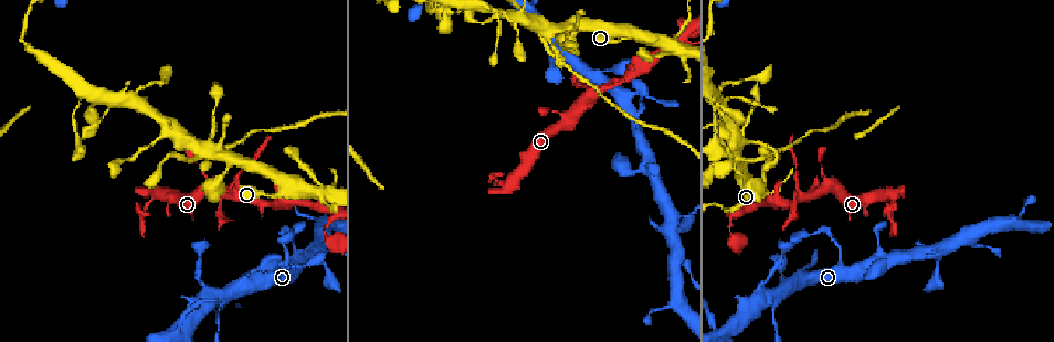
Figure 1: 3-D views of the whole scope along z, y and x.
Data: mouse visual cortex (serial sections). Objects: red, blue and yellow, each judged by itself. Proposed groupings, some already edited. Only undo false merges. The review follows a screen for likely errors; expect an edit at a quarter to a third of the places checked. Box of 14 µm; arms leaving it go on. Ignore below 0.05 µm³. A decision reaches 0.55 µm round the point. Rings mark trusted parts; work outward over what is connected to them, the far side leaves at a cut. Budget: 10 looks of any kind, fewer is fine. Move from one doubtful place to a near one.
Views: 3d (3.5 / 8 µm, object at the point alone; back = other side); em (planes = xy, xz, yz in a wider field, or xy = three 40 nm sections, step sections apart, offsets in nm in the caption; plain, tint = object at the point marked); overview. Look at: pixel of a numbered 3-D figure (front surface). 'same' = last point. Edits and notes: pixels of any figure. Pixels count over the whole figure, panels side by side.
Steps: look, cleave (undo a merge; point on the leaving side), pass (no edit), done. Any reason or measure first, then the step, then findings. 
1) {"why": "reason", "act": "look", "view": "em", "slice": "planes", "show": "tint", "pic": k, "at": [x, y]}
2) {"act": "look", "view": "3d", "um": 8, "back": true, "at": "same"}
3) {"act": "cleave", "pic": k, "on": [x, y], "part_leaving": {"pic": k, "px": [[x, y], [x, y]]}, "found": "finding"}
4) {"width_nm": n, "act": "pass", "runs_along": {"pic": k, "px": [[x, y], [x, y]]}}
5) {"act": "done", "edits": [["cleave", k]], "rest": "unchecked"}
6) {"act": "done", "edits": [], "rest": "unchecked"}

{"why": "sudden change in width", "act": "look", "view": "3d", "um": 3.5, "pic": 1, "at": [803, 196]}

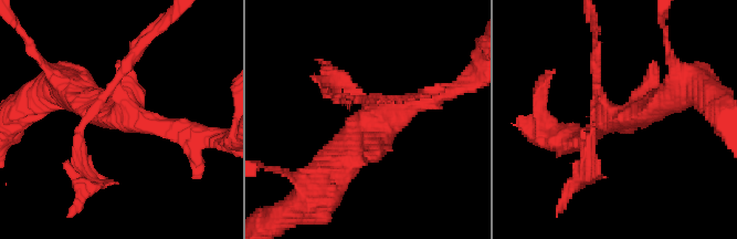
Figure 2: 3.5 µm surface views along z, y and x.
{"why": "shape alone is not enough", "act": "look", "view": "em", "slice": "xy", "step": 3, "show": "tint", "pic": 2, "at": [379, 119]}

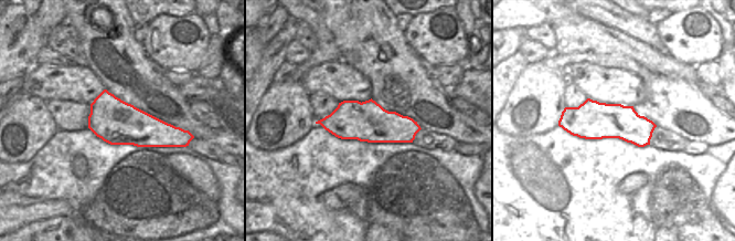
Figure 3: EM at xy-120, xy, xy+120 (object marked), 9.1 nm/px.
{"act": "cleave", "pic": 2, "on": [143, 43], "part_leaving": {"pic": 2, "px": [[114, 89], [132, 55], [165, 24]]}, "found": "a second cell is stuck on"}

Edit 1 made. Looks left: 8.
{"why": "three arms meet", "act": "look", "view": "3d", "um": 3.5, "back": true, "pic": 1, "at": [554, 54]}

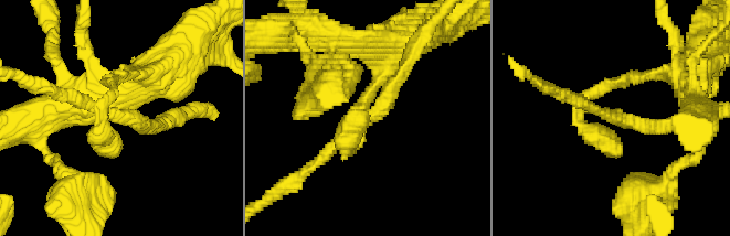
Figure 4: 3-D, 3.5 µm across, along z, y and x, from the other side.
{"arms": 3, "arm_widths_nm": [150, 200, 200], "why": "need the tissue", "act": "look", "view": "em", "slice": "xy", "step": 1, "show": "tint", "pic": 4, "at": [360, 123]}

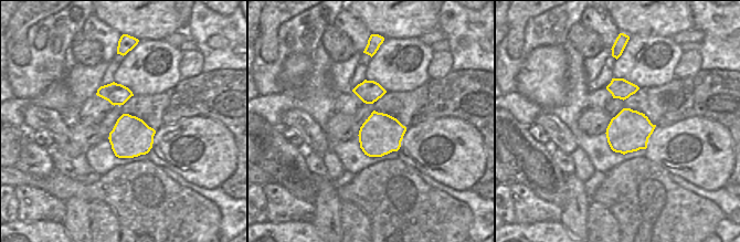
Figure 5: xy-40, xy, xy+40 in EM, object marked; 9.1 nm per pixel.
{"act": "look", "view": "em", "slice": "xy", "step": 5, "show": "tint", "at": "same"}

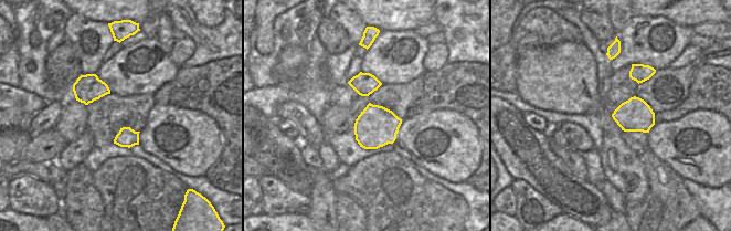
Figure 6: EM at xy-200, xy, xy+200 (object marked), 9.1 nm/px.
{"act": "pass", "runs_along": {"pic": 4, "px": [[356, 147], [406, 64]]}, "found": "continuous, no second cell"}

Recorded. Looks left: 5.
{"why": "narrows sharply", "act": "look", "view": "3d", "um": 3.5, "pic": 1, "at": [80, 139]}

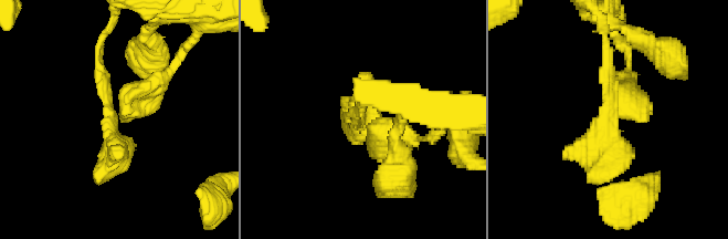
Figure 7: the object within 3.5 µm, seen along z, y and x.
{"act": "look", "view": "em", "slice": "planes", "show": "tint", "pic": 7, "at": [116, 115]}

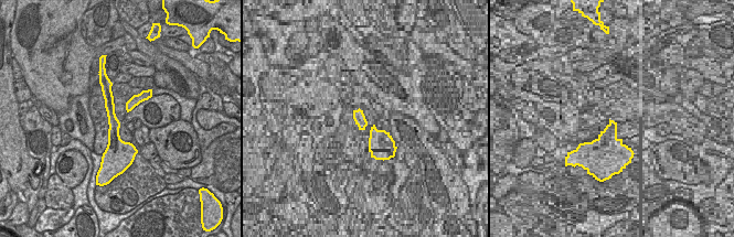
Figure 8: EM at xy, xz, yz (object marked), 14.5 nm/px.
{"act": "pass", "runs_along": {"pic": 7, "px": [[169, 72], [112, 120], [98, 177]]}, "found": "one cell here"}

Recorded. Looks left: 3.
{"why": "branch point", "act": "look", "view": "3d", "um": 3.5, "pic": 1, "at": [970, 241]}

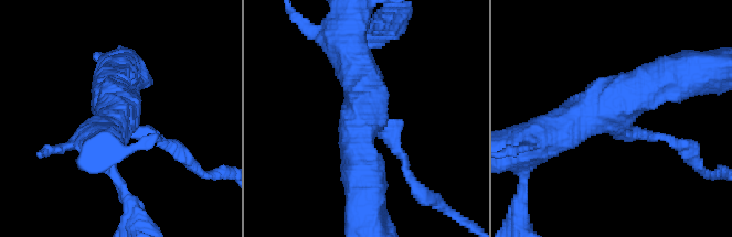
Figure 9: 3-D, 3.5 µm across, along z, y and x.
{"arms": 3, "arm_widths_nm": [200, 500, 600], "why": "need the tissue", "act": "look", "view": "em", "slice": "xy", "step": 5, "show": "plain", "pic": 9, "at": [378, 124]}

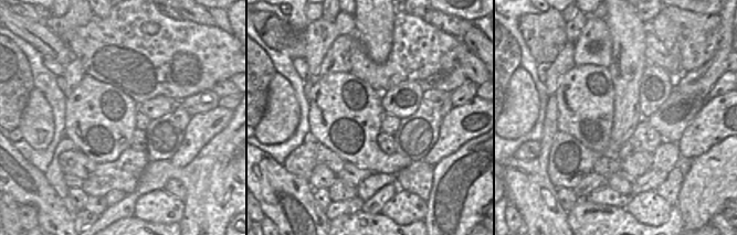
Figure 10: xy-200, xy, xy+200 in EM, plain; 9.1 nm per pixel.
{"why": "with the object marked", "act": "look", "view": "em", "slice": "xy", "step": 5, "show": "tint", "at": "same"}

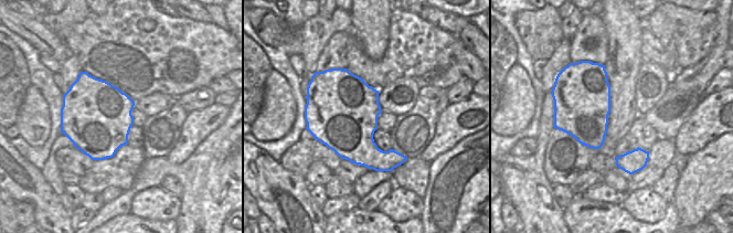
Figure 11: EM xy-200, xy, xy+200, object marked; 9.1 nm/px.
{"act": "cleave", "pic": 9, "on": [405, 163], "found": "two cells meet here"}

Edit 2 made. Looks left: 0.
{"act": "done", "edits": [["cleave", 2], ["cleave", 9]], "rest": "unchecked"}

